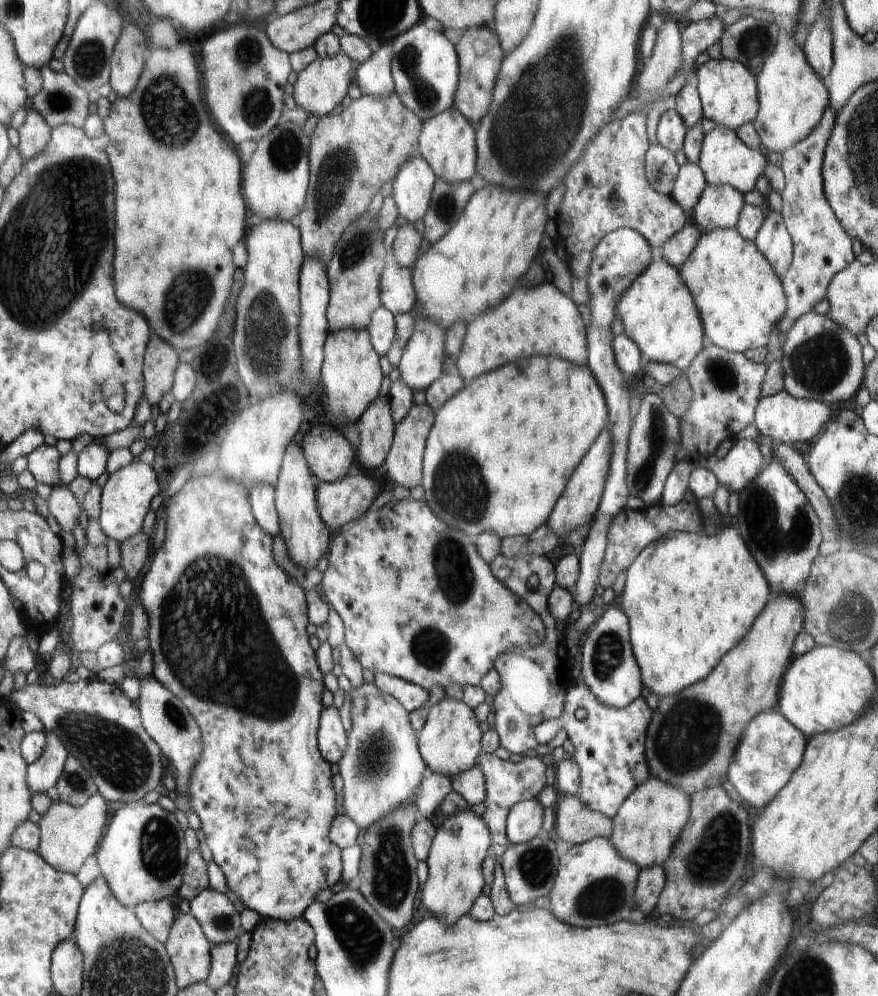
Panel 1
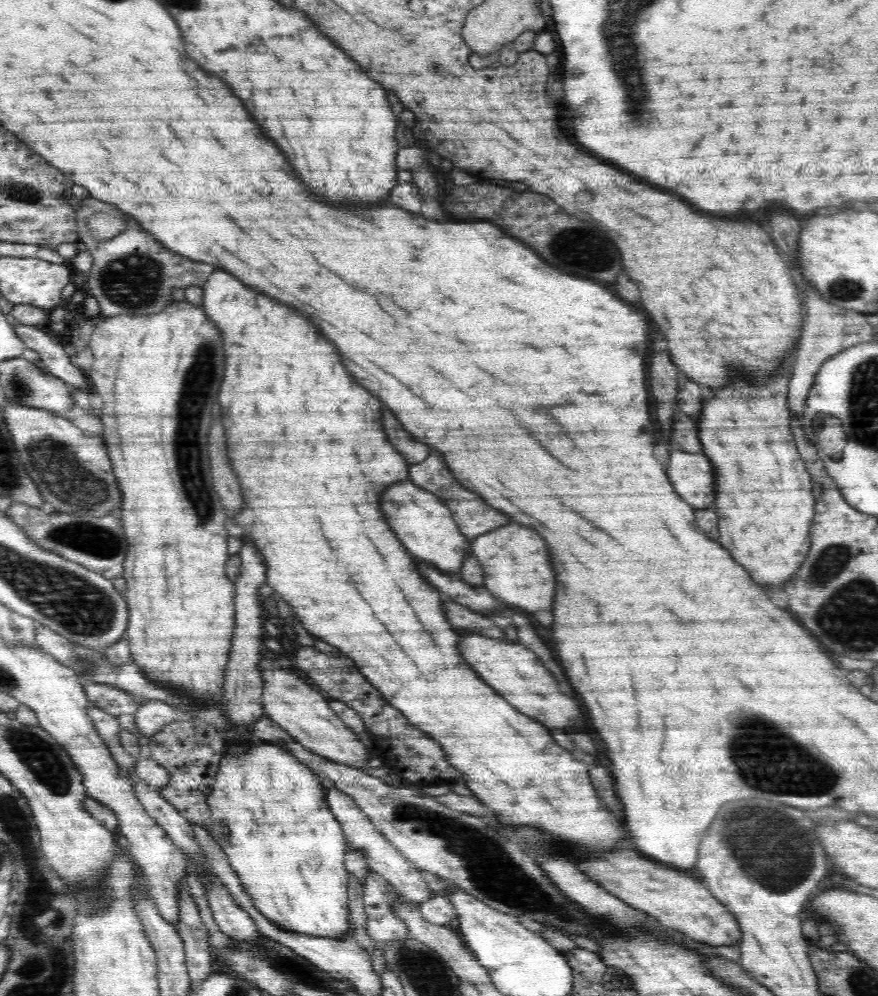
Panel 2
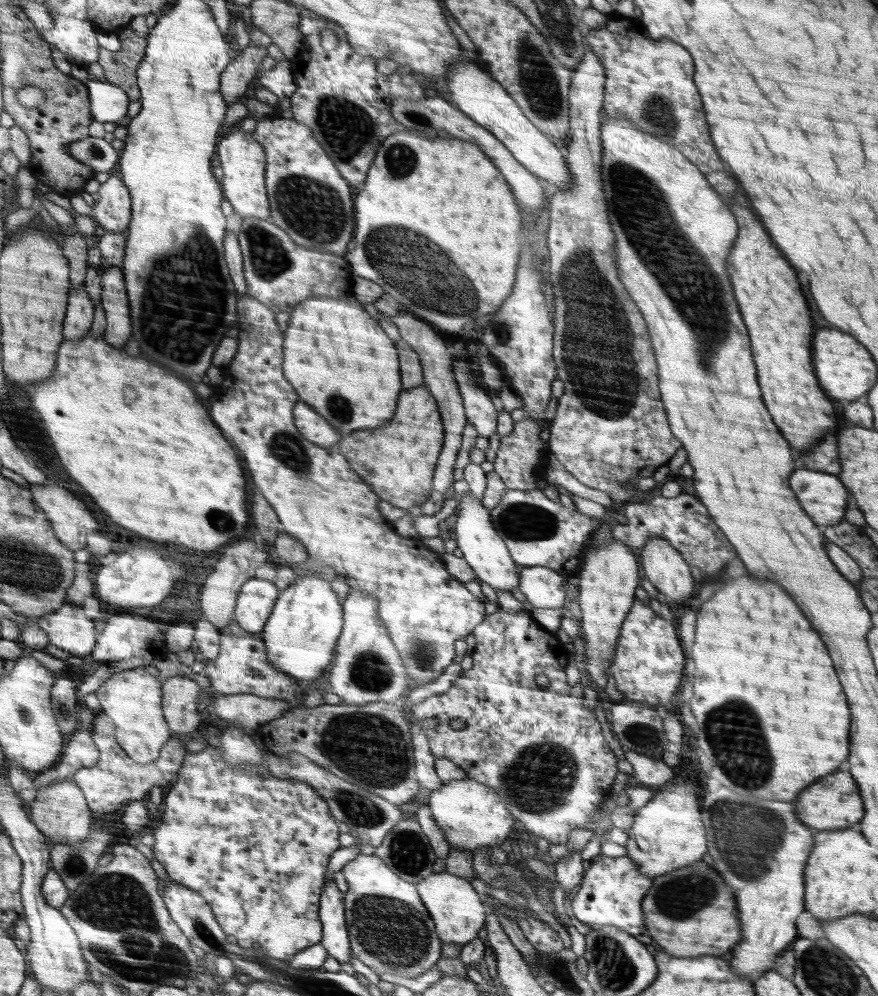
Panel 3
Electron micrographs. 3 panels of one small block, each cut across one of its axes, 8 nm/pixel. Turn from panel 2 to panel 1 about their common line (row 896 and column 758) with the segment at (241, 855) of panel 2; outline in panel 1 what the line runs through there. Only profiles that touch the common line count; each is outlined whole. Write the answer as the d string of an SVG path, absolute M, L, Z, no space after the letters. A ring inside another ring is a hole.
M714 228L704 231L679 272L694 296L695 306L702 316L703 330L709 343L716 347L736 353L766 347L770 342L770 332L787 313L787 292L784 291L783 282L776 274L775 268L764 258L754 240L743 238L736 228Z

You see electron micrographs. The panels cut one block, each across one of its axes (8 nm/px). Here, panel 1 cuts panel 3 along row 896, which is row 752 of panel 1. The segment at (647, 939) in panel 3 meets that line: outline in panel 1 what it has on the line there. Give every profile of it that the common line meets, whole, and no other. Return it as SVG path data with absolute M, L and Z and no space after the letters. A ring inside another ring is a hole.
M576 682L576 686L572 686L563 715L557 720L575 749L573 758L581 777L579 798L586 808L614 818L628 794L651 776L645 743L652 716L653 710L645 698L632 700L628 708L612 708L600 704L584 684Z

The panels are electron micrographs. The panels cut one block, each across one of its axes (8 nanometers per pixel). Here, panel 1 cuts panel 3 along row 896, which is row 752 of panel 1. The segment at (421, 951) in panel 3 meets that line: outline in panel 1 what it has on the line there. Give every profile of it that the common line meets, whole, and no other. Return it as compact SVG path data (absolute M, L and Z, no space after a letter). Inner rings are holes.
M375 683L362 684L358 688L351 689L352 708L350 718L352 726L348 732L347 749L338 766L339 784L344 792L346 816L352 818L352 822L360 828L360 831L368 830L372 824L377 824L380 818L386 814L404 808L406 804L412 804L418 797L420 784L427 772L427 764L419 751L418 734L412 730L409 712L398 702L392 694L380 690Z

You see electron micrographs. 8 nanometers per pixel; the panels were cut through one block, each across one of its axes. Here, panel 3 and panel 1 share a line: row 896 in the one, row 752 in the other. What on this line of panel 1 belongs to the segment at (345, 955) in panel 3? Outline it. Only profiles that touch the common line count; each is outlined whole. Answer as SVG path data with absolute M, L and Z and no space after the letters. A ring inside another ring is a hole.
M328 706L319 719L318 744L320 753L327 759L327 762L339 764L347 749L347 741L348 738L338 708Z

